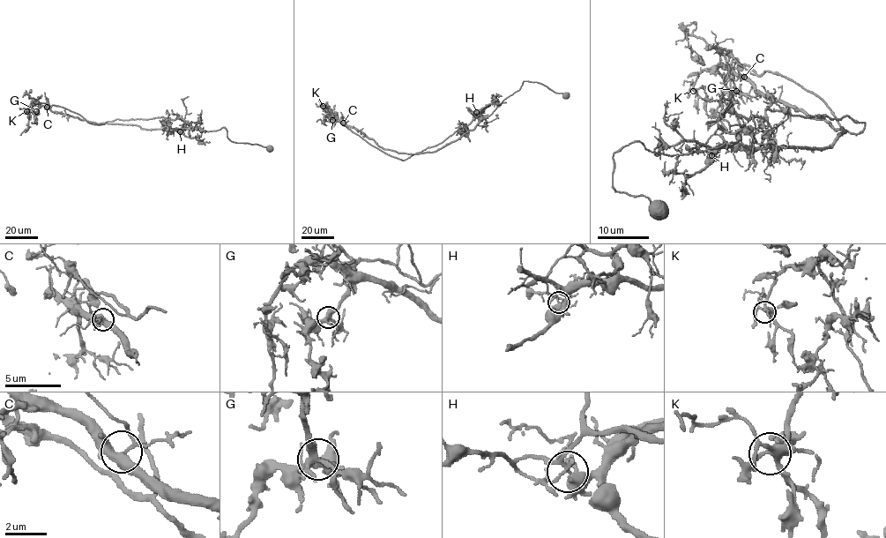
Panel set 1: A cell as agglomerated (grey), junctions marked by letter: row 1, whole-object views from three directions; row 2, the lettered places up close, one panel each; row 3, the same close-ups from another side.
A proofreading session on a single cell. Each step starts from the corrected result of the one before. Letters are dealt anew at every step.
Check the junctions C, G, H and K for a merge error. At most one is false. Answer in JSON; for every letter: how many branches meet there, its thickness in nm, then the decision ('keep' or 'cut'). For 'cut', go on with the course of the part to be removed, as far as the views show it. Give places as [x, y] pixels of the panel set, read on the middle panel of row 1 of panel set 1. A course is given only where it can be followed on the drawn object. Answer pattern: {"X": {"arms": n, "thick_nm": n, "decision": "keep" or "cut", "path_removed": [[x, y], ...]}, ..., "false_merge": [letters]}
{"C": {"arms": 5, "thick_nm": 360, "decision": "keep"}, "G": {"arms": 5, "thick_nm": 320, "decision": "keep"}, "H": {"arms": 5, "thick_nm": 360, "decision": "cut", "path_removed": [[476, 112], [480, 114], [442, 142], [401, 160], [335, 121], [323, 107], [326, 104], [331, 109], [335, 105]]}, "K": {"arms": 6, "thick_nm": 380, "decision": "keep"}, "false_merge": ["H"]}

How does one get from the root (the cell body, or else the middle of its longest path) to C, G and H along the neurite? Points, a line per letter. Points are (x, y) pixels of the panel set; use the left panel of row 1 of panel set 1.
C: (270, 147), (232, 142), (224, 127), (210, 131), (187, 127), (143, 129), (80, 120), (47, 107)
G: (270, 147), (232, 142), (224, 127), (210, 131), (187, 127), (143, 129), (80, 120), (43, 106), (36, 111)
H: (270, 147), (232, 142), (224, 127), (210, 131), (187, 127), (180, 131)

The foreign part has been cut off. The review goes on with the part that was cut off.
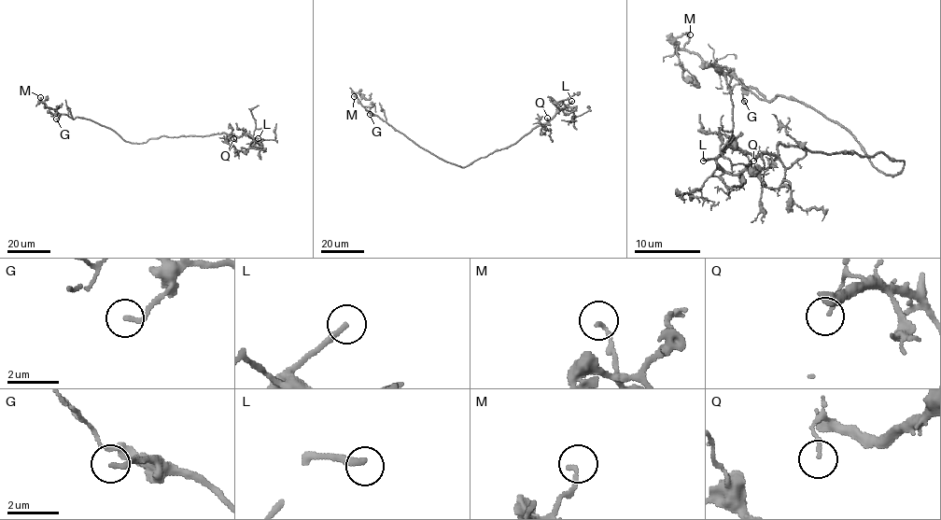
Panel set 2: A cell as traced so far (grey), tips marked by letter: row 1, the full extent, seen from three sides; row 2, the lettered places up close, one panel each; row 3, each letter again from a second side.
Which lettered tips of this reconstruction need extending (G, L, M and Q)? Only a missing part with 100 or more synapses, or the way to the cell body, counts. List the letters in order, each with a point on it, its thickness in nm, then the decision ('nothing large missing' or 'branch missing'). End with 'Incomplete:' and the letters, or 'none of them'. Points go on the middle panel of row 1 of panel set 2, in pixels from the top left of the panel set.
G: at (370, 114); 170 nm thick; nothing large missing
L: at (571, 101); 220 nm thick; branch missing
M: at (354, 96); 150 nm thick; nothing large missing
Q: at (547, 118); 140 nm thick; nothing large missing
Incomplete: L

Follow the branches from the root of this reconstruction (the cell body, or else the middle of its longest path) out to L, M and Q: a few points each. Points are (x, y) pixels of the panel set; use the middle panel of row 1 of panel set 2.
L: (461, 167), (514, 144), (533, 129), (545, 124), (571, 101)
M: (461, 167), (419, 147), (372, 115), (354, 96)
Q: (461, 167), (514, 144), (533, 129), (544, 124), (547, 118)

